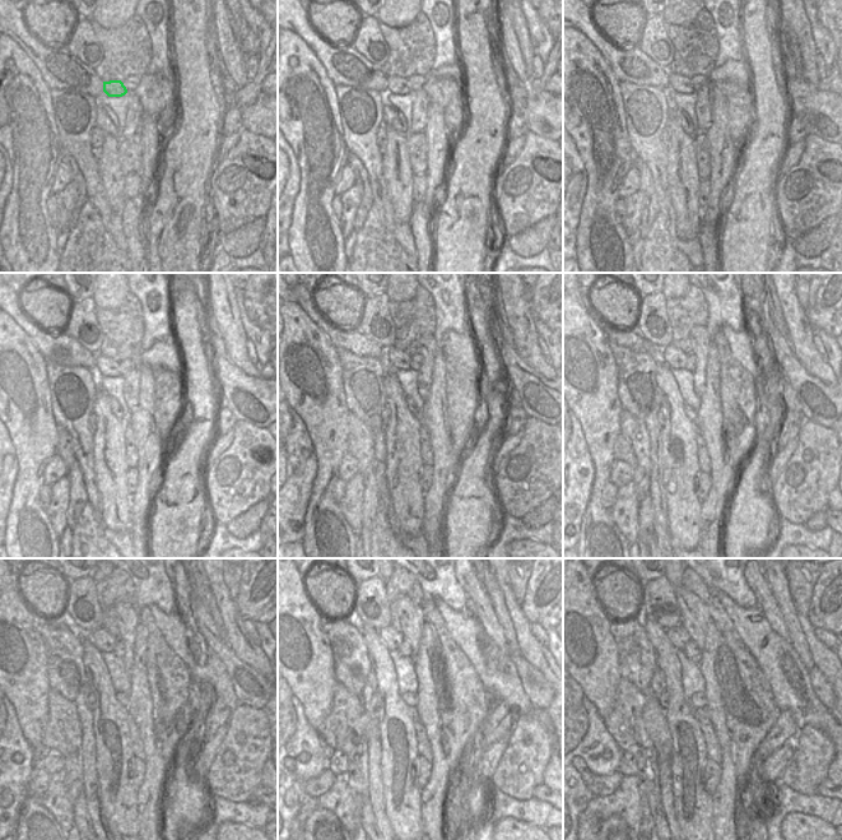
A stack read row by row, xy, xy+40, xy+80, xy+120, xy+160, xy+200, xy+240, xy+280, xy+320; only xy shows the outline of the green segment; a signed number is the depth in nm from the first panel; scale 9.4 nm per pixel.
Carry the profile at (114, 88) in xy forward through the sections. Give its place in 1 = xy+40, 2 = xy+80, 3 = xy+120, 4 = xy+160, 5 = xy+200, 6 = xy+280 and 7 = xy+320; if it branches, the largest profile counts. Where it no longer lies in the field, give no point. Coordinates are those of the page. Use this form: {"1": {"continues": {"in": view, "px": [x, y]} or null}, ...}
{"1": {"continues": {"in": "xy+40", "px": [399, 86]}}, "2": {"continues": {"in": "xy+80", "px": [679, 83]}}, "3": {"continues": {"in": "xy+120", "px": [107, 367]}}, "4": {"continues": {"in": "xy+160", "px": [391, 363]}}, "5": {"continues": {"in": "xy+200", "px": [673, 357]}}, "6": {"continues": {"in": "xy+280", "px": [392, 639]}}, "7": {"continues": {"in": "xy+320", "px": [678, 636]}}}

